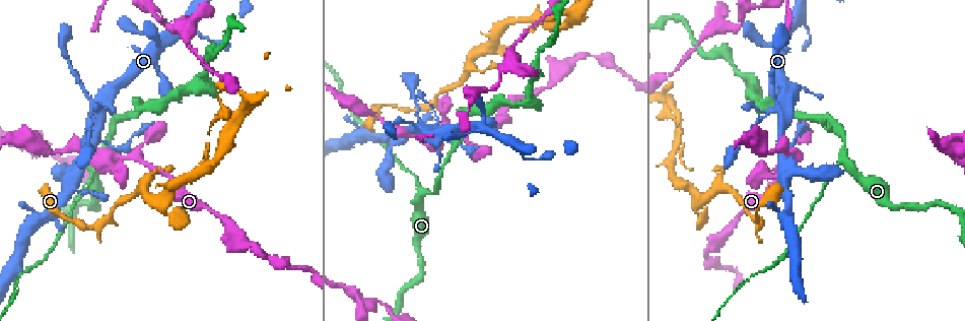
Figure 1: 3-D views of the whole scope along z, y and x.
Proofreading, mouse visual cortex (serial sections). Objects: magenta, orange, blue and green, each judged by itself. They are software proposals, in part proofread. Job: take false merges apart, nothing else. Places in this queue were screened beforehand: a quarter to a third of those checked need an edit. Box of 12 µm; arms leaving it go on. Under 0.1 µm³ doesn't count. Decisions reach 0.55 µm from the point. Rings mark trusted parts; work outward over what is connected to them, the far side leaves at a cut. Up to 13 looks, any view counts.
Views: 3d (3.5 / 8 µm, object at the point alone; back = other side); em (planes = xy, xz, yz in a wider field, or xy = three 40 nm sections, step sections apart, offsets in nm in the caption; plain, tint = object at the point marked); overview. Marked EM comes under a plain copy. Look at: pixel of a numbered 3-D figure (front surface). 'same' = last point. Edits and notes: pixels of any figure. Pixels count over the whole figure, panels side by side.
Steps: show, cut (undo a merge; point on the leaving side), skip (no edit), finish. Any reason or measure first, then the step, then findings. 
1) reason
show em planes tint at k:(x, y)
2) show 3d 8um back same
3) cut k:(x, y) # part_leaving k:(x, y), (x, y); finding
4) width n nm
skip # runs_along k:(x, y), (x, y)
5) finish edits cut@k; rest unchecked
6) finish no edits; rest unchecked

thin neck
show 3d 3.5um at 1:(706, 247)

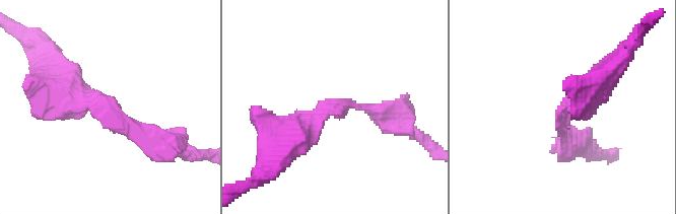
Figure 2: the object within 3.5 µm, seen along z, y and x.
arm_widths 150, 450 nm; shape alone is not enough
show em planes tint at 2:(320, 108)

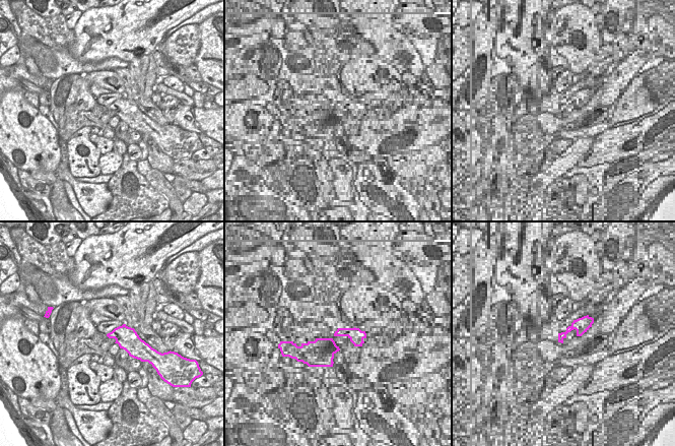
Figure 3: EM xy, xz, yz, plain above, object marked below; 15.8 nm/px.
show em xy step 5 tint same

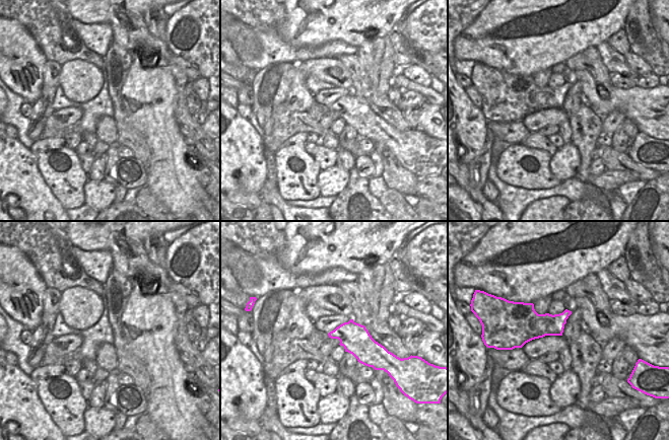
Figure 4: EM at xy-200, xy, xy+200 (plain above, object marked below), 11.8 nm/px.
skip # runs_along 2:(51, 74), (79, 101), (147, 139); one cell here

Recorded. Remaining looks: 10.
thick turns thin
show 3d 3.5um back at 1:(110, 163)

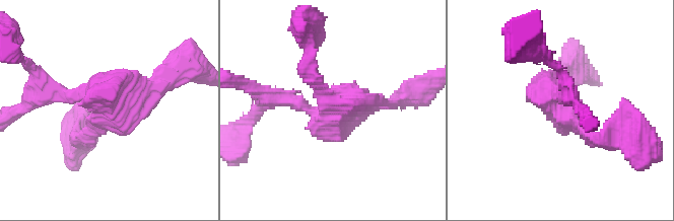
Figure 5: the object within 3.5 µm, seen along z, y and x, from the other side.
now the EM
show em xy step 5 tint at 5:(333, 103)

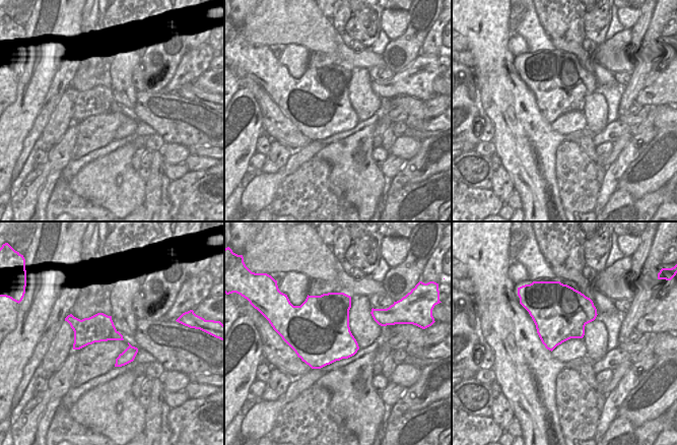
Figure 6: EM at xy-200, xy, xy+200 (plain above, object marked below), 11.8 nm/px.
show em xy step 1 tint same

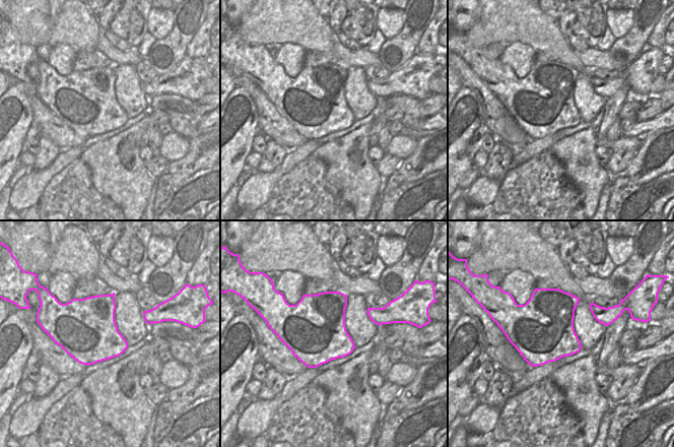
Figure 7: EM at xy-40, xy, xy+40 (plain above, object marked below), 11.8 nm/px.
skip # runs_along 5:(55, 93), (139, 97), (171, 69); continuous, no second cell

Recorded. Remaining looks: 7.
a fork
show 3d 8um at 1:(419, 192)

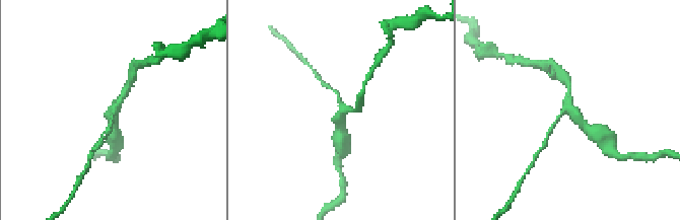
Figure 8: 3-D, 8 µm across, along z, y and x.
arms 3; arm_widths 100, 150, 250 nm
show em xy step 2 tint at 8:(344, 112)

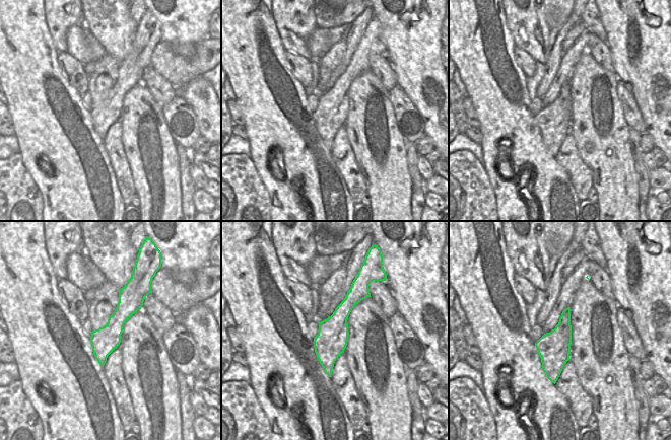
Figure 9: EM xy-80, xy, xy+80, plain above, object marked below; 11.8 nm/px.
width 380 nm
cut 8:(550, 131) # part_leaving 8:(559, 117), (540, 151); a second cell is stuck on

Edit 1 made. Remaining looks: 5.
abrupt turn
show 3d 8um back at 1:(667, 95)

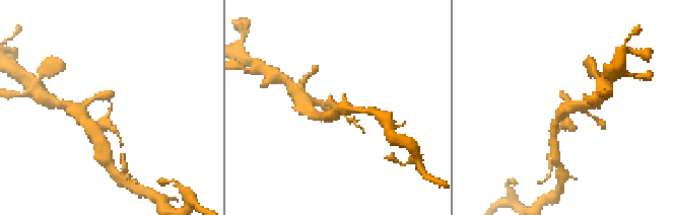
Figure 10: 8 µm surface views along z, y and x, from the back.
show 3d 3.5um at 10:(112, 104)

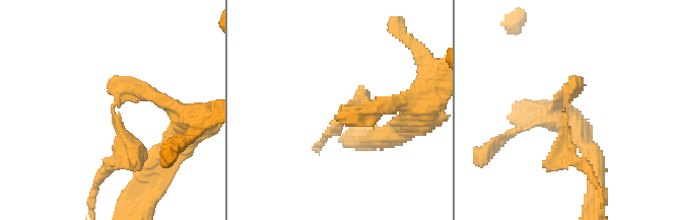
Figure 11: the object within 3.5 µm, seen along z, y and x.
show em xy step 1 tint at 11:(343, 110)

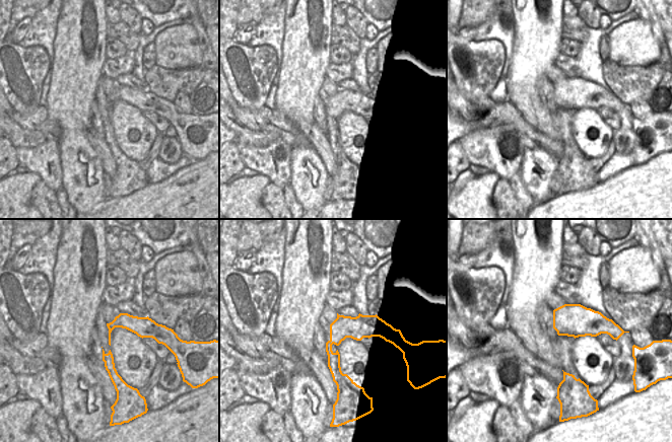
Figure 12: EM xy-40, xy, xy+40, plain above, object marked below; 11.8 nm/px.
cut 11:(120, 142) # part_leaving 11:(115, 113), (128, 150), (96, 184); two cells meet here

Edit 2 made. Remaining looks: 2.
finish edits cut@8, cut@11; rest unchecked

